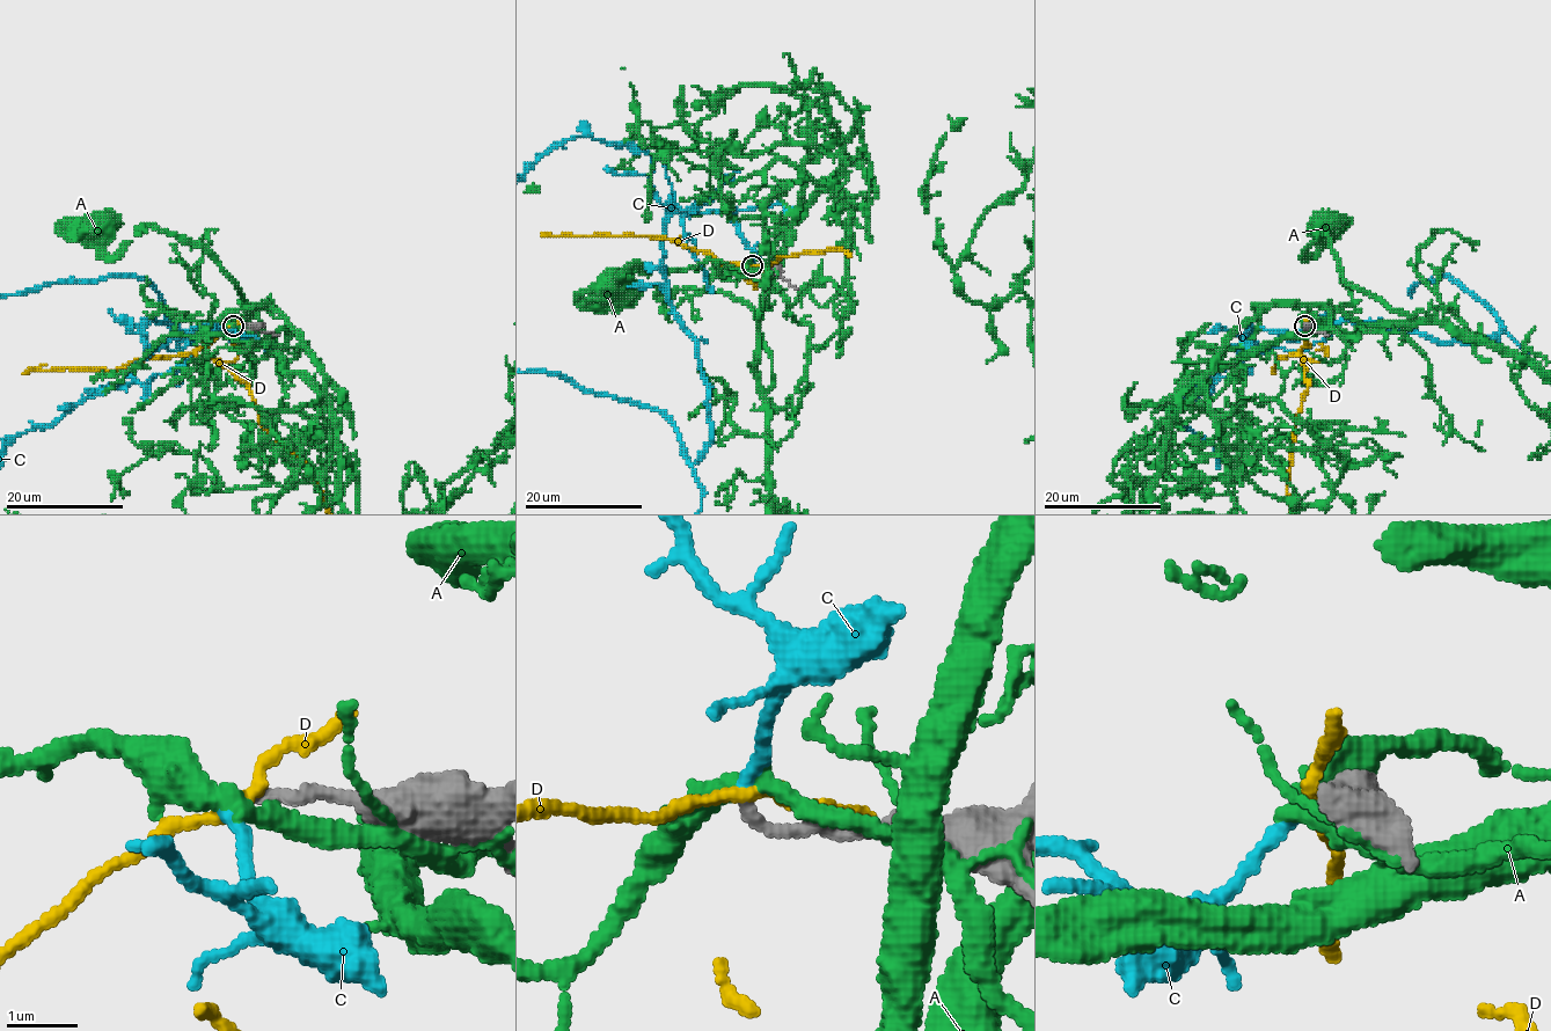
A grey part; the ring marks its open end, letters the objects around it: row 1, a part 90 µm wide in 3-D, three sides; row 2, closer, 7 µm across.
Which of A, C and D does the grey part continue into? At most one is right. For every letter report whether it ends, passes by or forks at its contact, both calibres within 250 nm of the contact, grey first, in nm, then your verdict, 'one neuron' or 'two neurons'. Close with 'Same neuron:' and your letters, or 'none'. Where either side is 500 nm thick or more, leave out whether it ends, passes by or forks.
A: it passes by; 180 nm thick on the grey side, 360 nm on the other; two neurons
C: it ends there; 180 nm thick on the grey side, 180 nm on the other; one neuron
D: it passes by; 180 nm thick on the grey side, 160 nm on the other; two neurons
Same neuron: C

